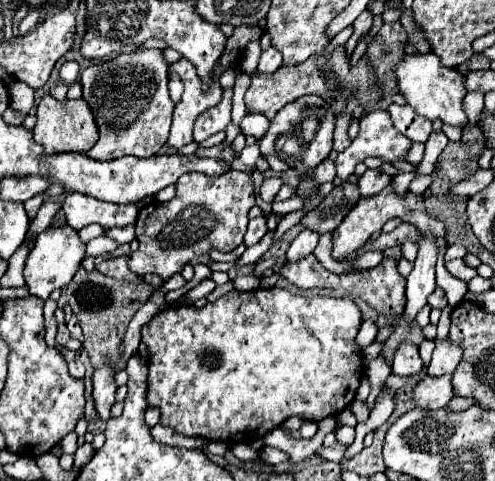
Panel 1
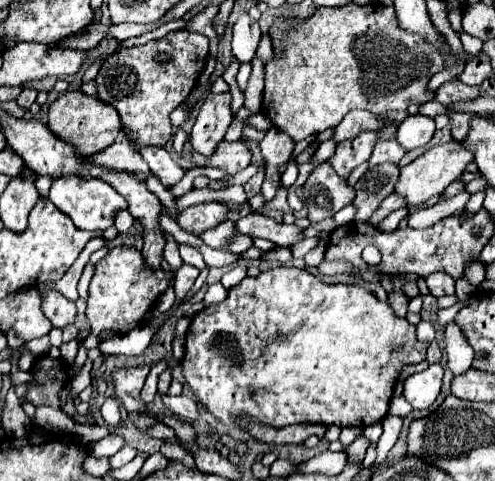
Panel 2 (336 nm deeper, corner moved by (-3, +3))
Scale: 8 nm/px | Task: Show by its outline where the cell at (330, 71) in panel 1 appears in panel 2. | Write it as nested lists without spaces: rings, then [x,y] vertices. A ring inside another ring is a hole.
[[[345,4],[343,8],[317,8],[309,20],[279,18],[271,26],[275,58],[265,64],[265,90],[261,112],[271,124],[289,134],[291,140],[305,140],[311,132],[335,128],[351,110],[369,110],[385,114],[391,110],[407,110],[415,102],[427,102],[433,92],[427,92],[429,78],[443,68],[443,58],[421,36],[399,28],[393,6],[383,4]]]

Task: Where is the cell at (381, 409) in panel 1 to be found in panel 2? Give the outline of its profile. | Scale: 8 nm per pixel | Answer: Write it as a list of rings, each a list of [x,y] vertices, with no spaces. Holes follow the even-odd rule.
[[[399,396],[399,398],[393,398],[391,400],[391,404],[389,406],[389,414],[396,416],[407,416],[411,412],[411,404],[403,398],[403,396]]]

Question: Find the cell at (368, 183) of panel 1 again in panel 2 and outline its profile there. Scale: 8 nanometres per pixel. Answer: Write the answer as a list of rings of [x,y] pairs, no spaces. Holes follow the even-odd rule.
[[[381,140],[373,148],[373,156],[369,158],[369,166],[379,166],[385,162],[397,164],[403,158],[405,150],[397,144],[397,140]]]

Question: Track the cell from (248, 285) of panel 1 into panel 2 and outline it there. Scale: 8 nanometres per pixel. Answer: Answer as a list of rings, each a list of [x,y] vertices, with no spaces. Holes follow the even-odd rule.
[[[220,282],[215,283],[208,288],[203,301],[206,306],[218,304],[225,300],[225,298],[227,297],[227,293],[228,291]]]

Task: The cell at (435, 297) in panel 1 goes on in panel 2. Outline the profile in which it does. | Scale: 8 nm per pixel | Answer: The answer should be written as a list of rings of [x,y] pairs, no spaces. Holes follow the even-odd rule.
[[[433,272],[431,276],[425,278],[429,290],[433,296],[445,296],[445,294],[455,294],[455,280],[447,276],[445,272]]]

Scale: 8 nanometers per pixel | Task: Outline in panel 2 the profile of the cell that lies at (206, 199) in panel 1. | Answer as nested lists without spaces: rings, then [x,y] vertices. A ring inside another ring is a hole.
[[[207,202],[207,204],[197,204],[187,210],[183,210],[177,216],[177,224],[195,236],[201,236],[207,228],[215,228],[223,220],[227,220],[229,208],[219,202]]]

